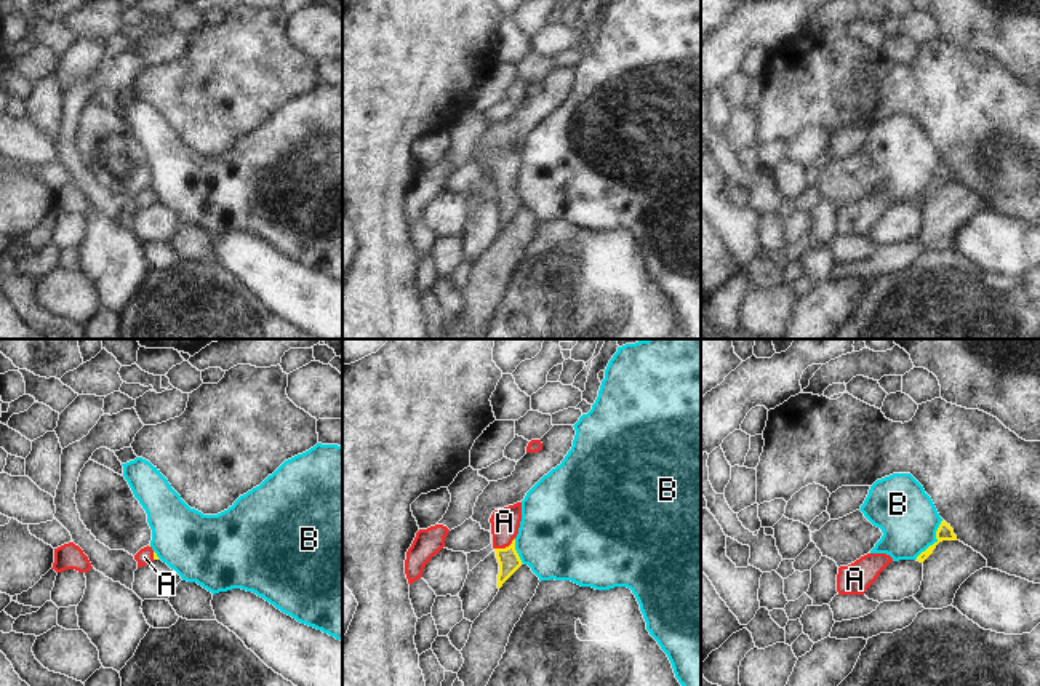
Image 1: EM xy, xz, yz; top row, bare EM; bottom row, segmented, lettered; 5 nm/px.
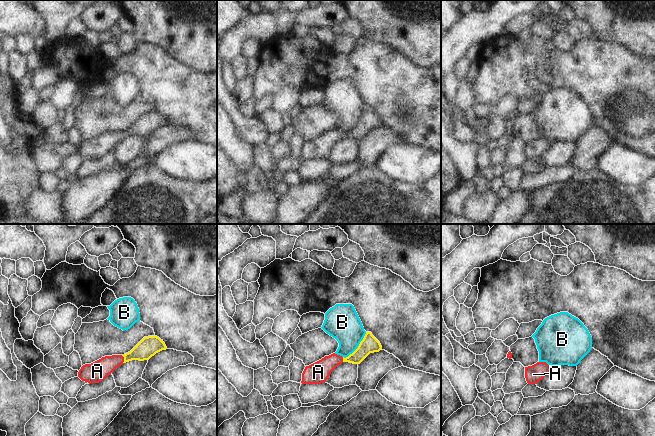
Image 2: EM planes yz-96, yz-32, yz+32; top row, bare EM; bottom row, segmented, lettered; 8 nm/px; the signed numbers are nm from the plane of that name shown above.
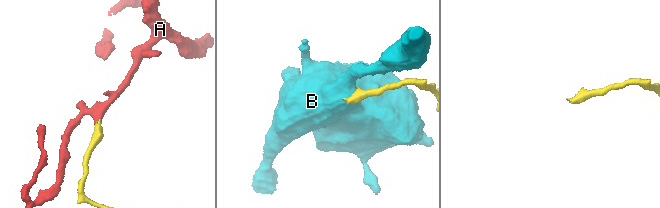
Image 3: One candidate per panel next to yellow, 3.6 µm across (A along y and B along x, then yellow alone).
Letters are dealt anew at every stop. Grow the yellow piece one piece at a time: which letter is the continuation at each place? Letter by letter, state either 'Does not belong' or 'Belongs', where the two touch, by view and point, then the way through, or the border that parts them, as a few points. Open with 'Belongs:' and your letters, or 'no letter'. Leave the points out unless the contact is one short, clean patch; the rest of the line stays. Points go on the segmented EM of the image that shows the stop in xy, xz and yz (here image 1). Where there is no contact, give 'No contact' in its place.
Belongs: A
A: Belongs. Touches yellow at xz (506, 547). Path across: xz (509, 562), (506, 547), (504, 522)
B: Does not belong. Touches yellow at yz (935, 542). Boundary: yz (943, 520), (936, 531), (936, 539), (916, 558).

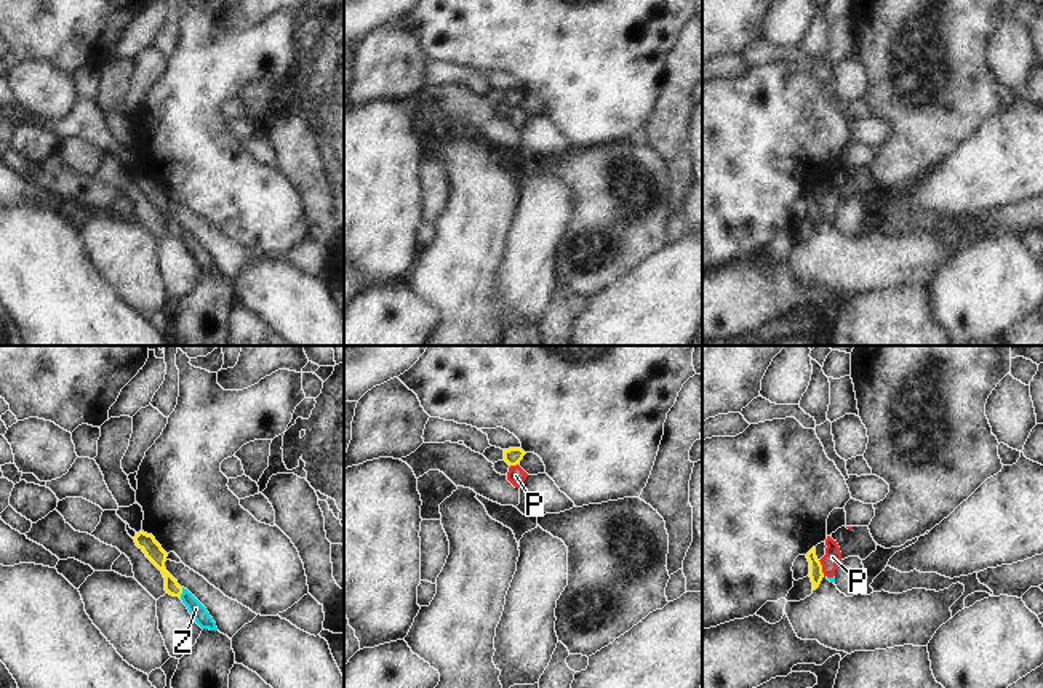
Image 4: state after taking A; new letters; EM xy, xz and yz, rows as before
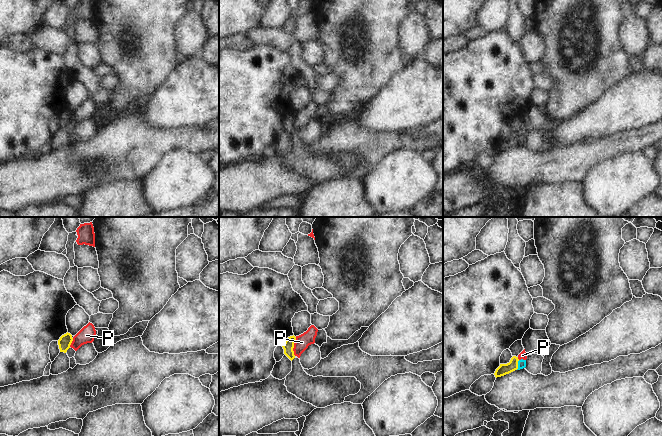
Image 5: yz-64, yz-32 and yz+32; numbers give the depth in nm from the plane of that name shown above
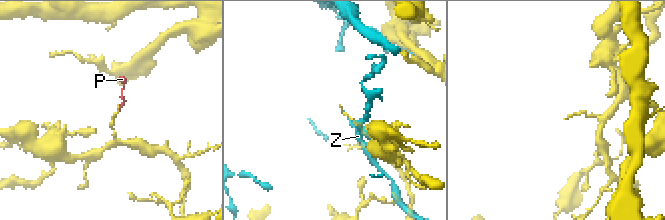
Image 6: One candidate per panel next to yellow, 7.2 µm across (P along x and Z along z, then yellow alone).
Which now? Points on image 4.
Belongs: no letter
P: Does not belong. Touches yellow at yz (821, 568). Boundary: yz (818, 560), (824, 575)
Z: Does not belong. Touches yellow at xy (181, 592).

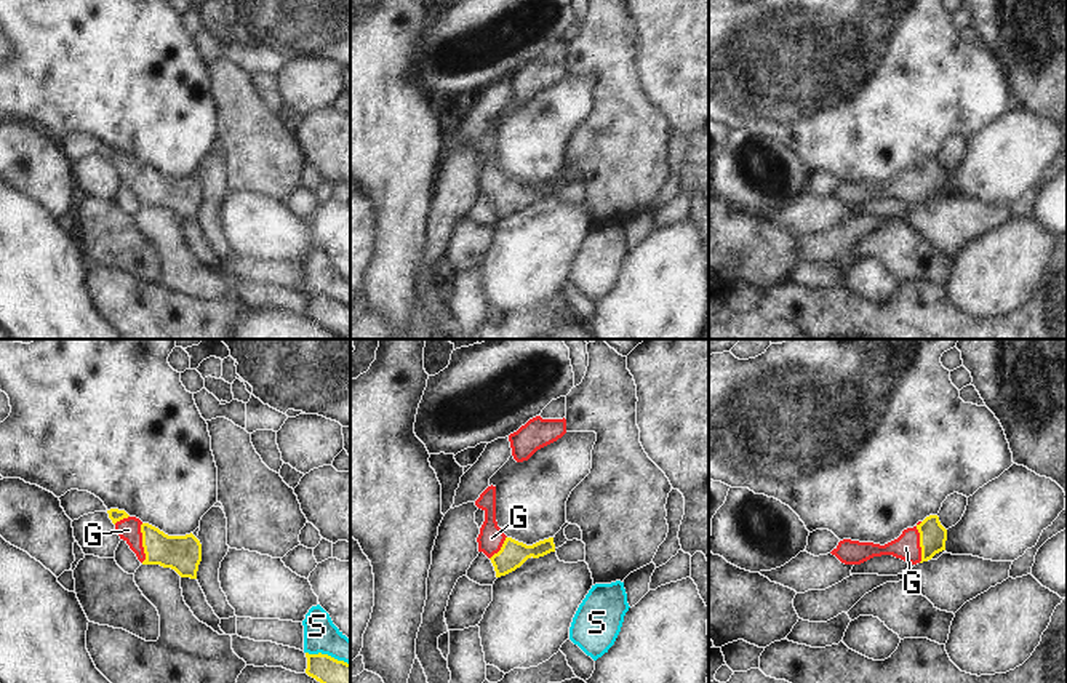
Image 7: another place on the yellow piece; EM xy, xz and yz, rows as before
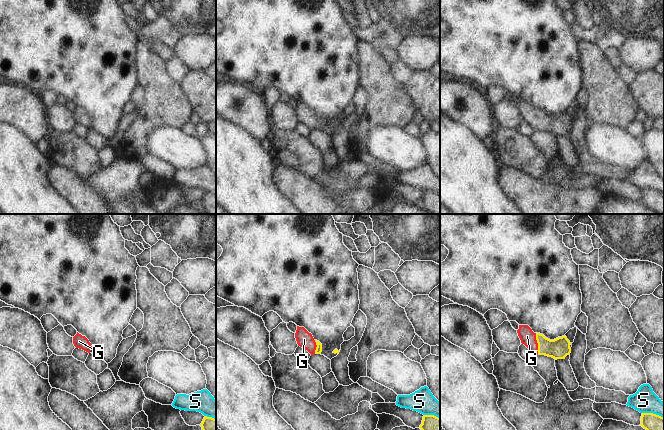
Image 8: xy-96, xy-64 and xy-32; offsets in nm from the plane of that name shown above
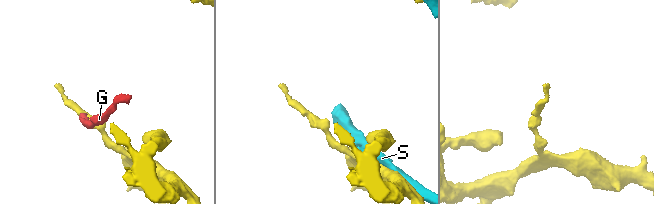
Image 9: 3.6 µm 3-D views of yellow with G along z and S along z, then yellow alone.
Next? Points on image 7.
Belongs: G
G: Belongs. Touches yellow at yz (920, 543). Path across: yz (933, 536), (920, 543), (906, 547)
S: Does not belong. Touches yellow at xy (327, 655).

